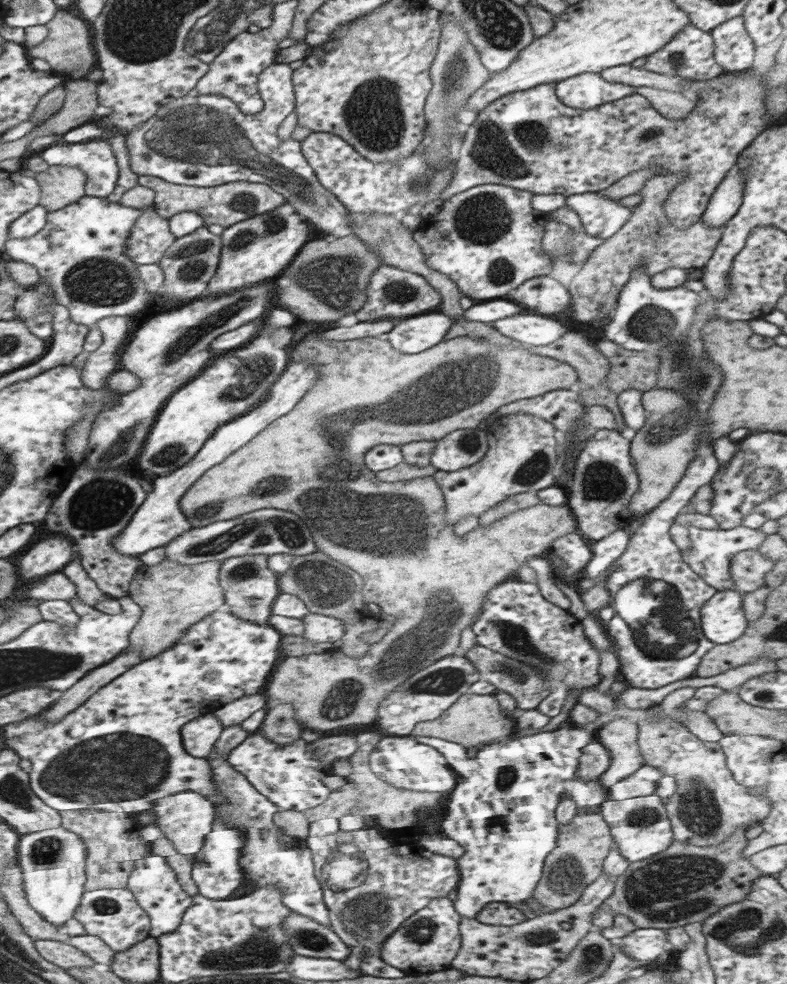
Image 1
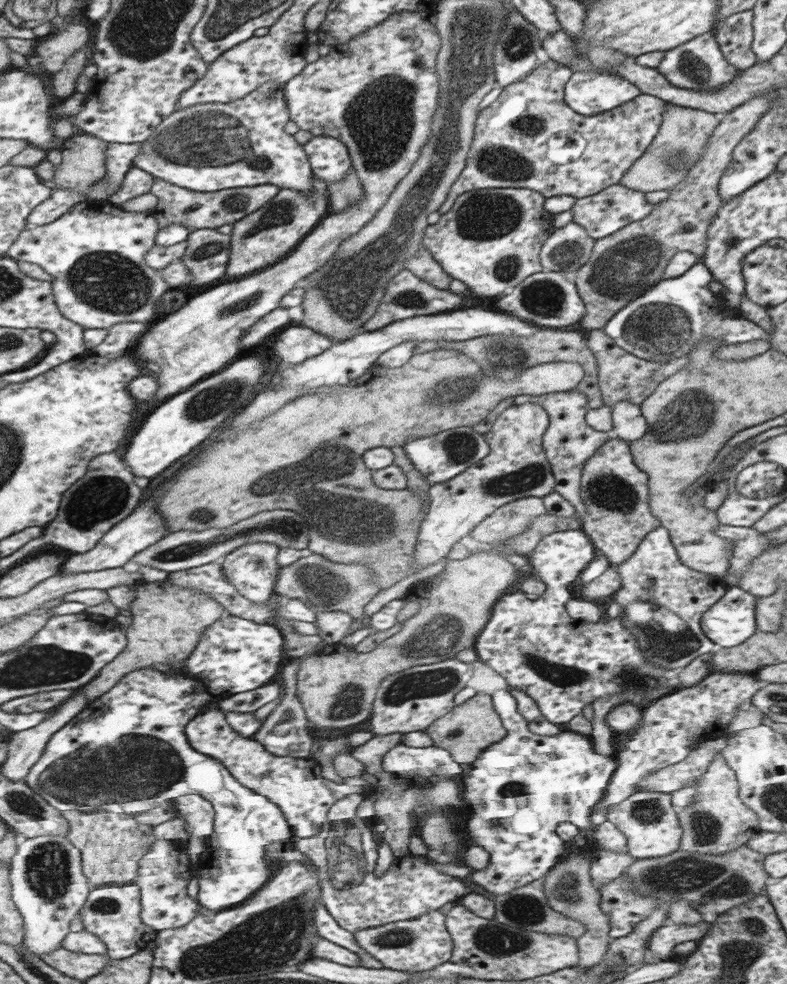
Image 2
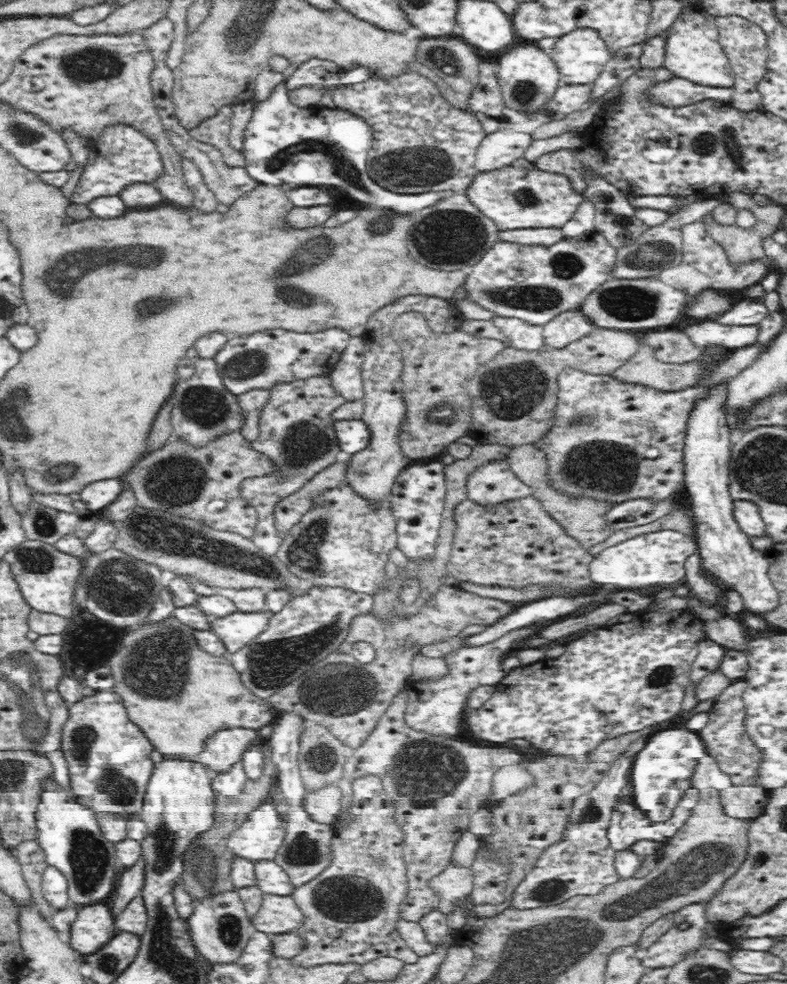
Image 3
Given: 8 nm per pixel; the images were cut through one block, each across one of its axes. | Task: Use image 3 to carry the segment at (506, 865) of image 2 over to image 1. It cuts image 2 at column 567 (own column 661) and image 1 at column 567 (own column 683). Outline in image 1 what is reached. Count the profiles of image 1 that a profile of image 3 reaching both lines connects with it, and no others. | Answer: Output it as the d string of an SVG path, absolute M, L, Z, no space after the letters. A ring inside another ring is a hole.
M581 726L569 728L569 730L555 730L555 732L539 732L535 736L521 736L521 738L501 738L499 744L489 744L481 748L479 752L463 752L457 748L455 742L429 738L429 736L411 736L419 744L427 744L435 750L439 750L447 764L453 768L457 784L449 796L449 802L445 806L447 814L443 818L443 832L445 838L455 840L459 846L465 848L465 854L457 860L457 866L461 870L461 884L457 888L457 900L455 910L459 912L459 918L473 920L481 908L487 904L521 904L521 900L529 900L535 892L535 886L539 880L543 880L543 866L547 856L553 852L559 840L559 822L555 818L555 810L561 804L563 798L569 798L575 802L577 814L583 816L587 812L595 812L601 802L609 800L609 790L601 784L599 778L587 780L579 778L579 758L583 756L583 750L595 740L595 732L589 732Z

